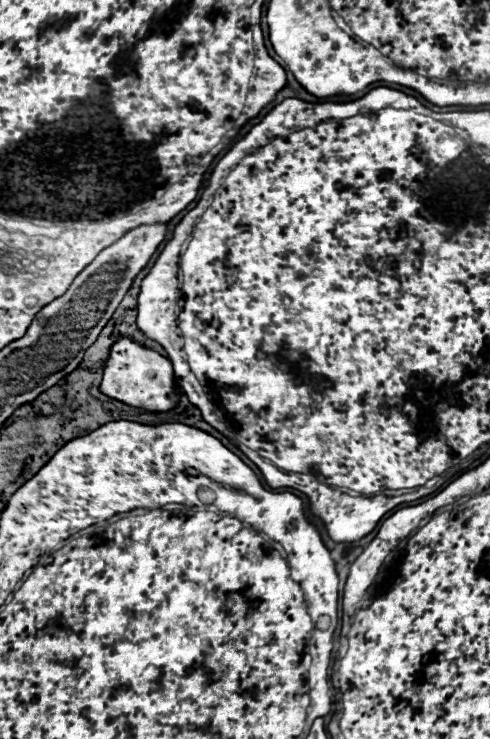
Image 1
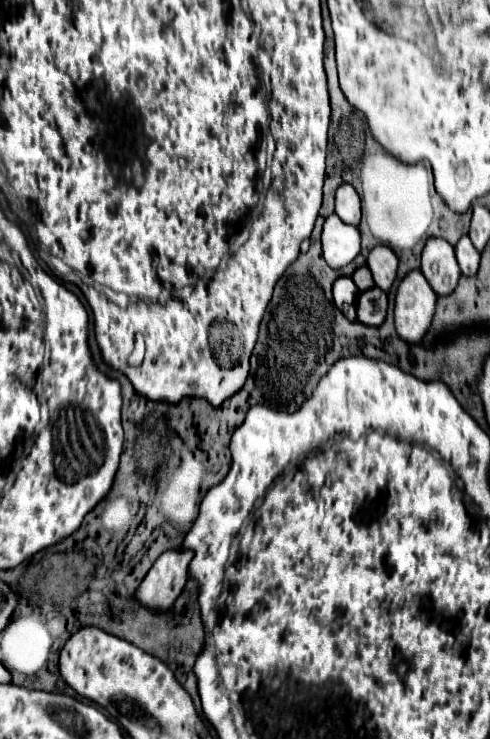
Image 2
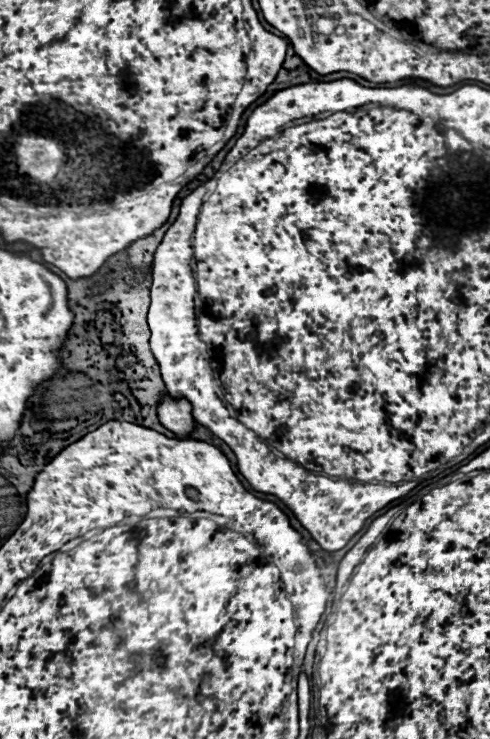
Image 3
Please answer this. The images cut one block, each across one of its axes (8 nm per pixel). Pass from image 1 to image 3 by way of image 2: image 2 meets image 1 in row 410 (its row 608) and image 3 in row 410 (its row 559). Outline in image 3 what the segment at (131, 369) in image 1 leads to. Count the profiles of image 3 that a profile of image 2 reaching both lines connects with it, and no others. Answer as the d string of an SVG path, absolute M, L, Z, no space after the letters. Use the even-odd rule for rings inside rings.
M166 394L166 400L162 400L162 404L158 406L158 418L178 438L188 438L196 430L196 422L192 416L192 404L186 400L170 398L168 394Z

